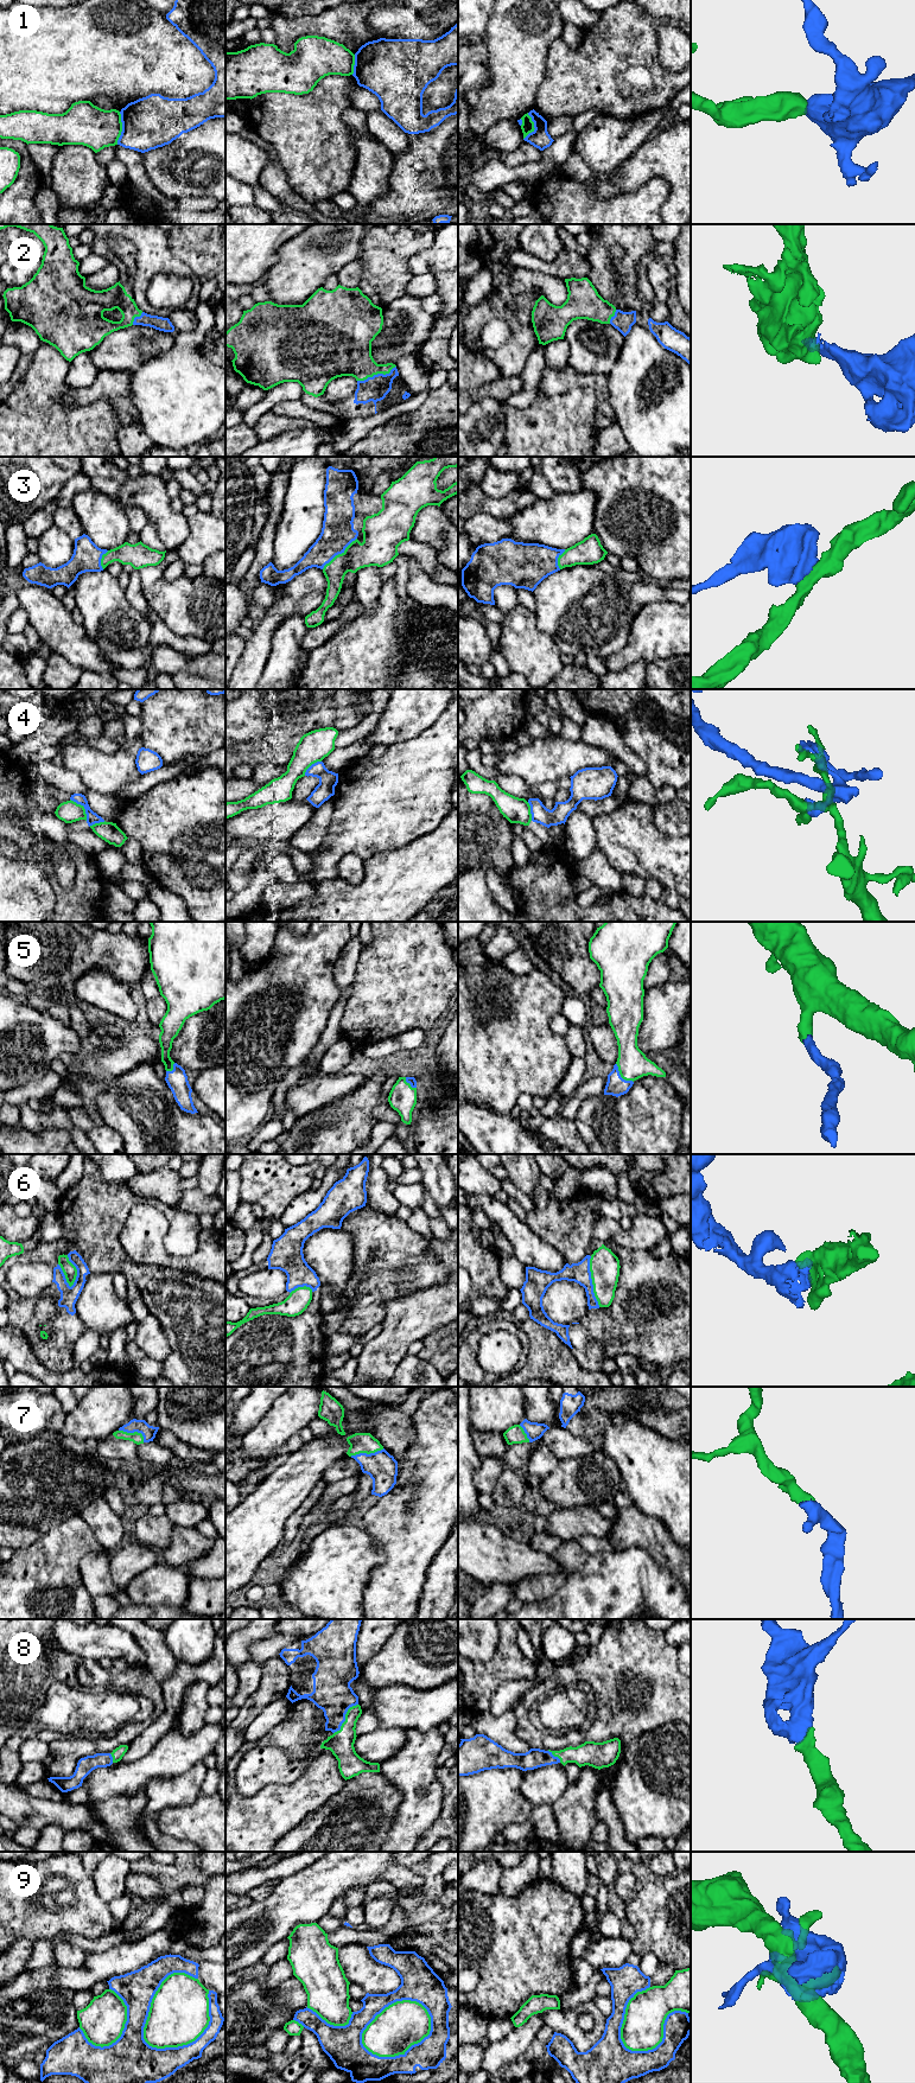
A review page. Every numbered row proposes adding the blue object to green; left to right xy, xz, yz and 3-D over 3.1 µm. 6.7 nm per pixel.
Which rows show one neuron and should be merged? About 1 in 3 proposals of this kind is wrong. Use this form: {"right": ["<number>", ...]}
{"right": ["2", "3", "5", "7", "8"]}

